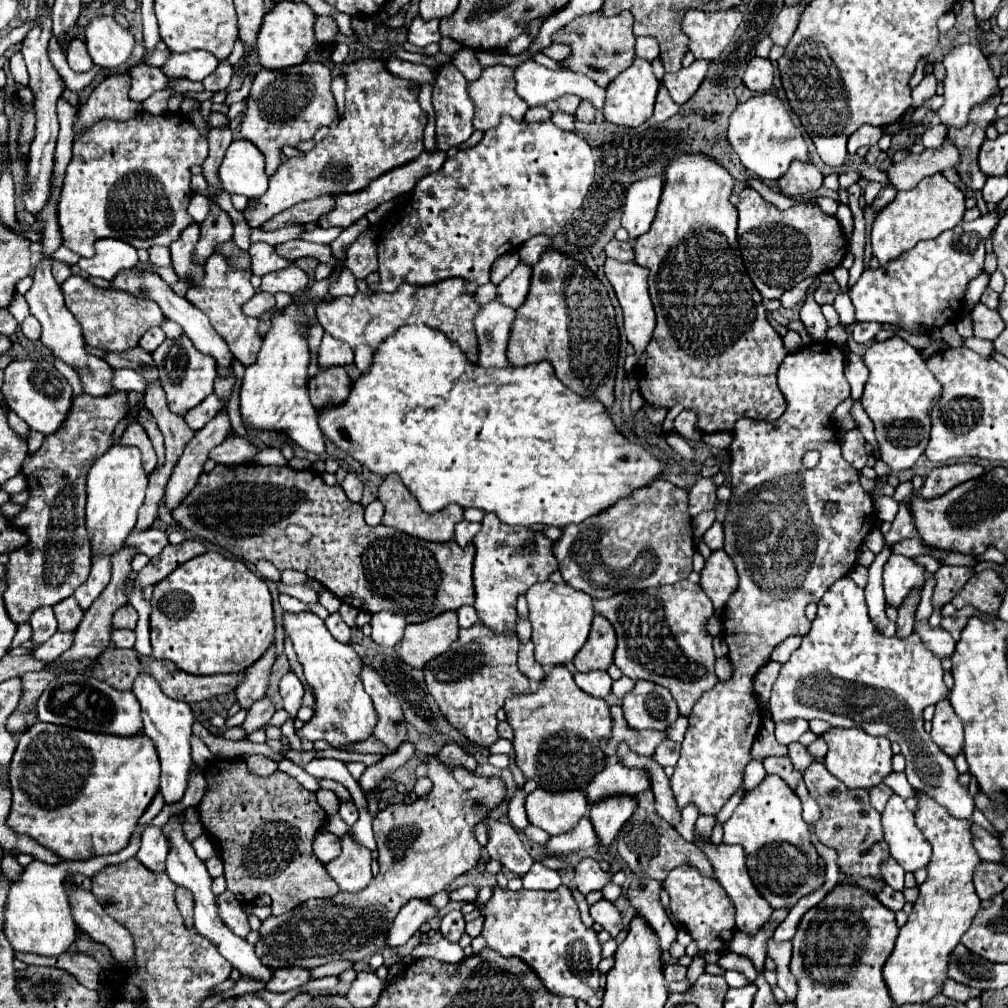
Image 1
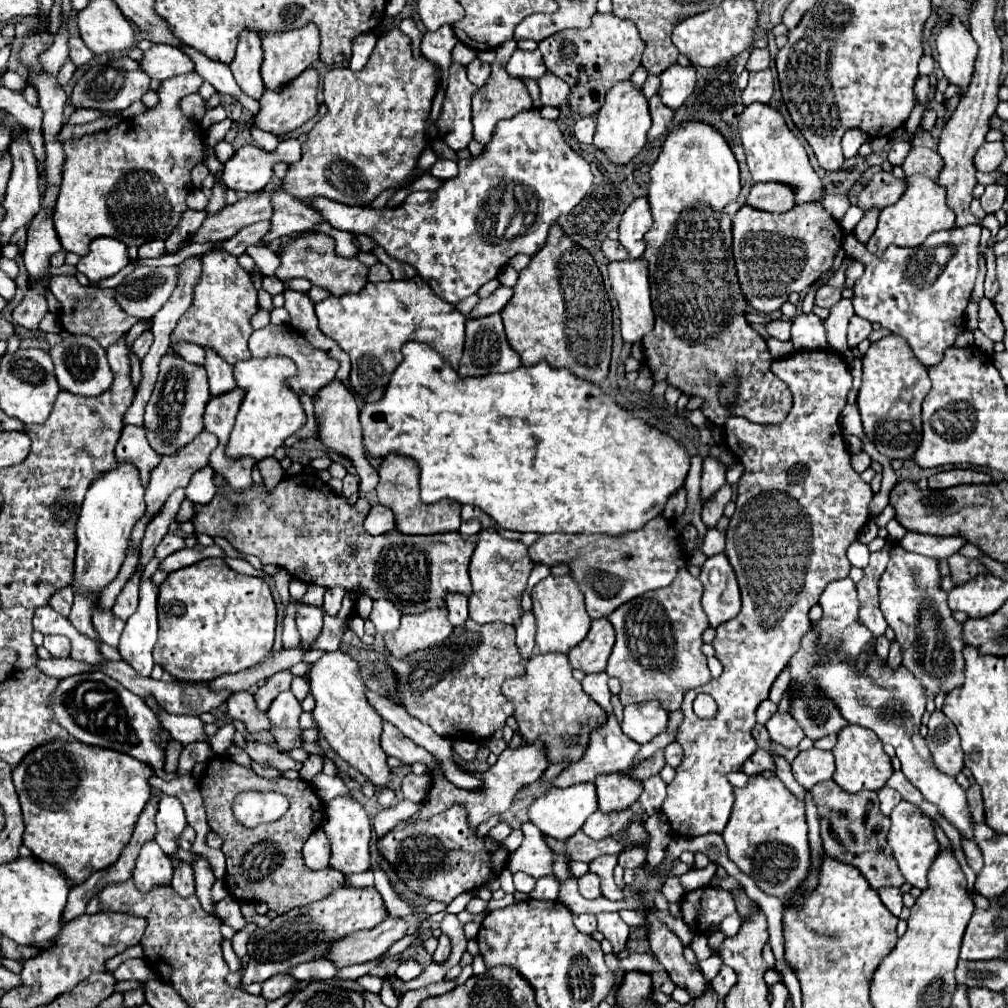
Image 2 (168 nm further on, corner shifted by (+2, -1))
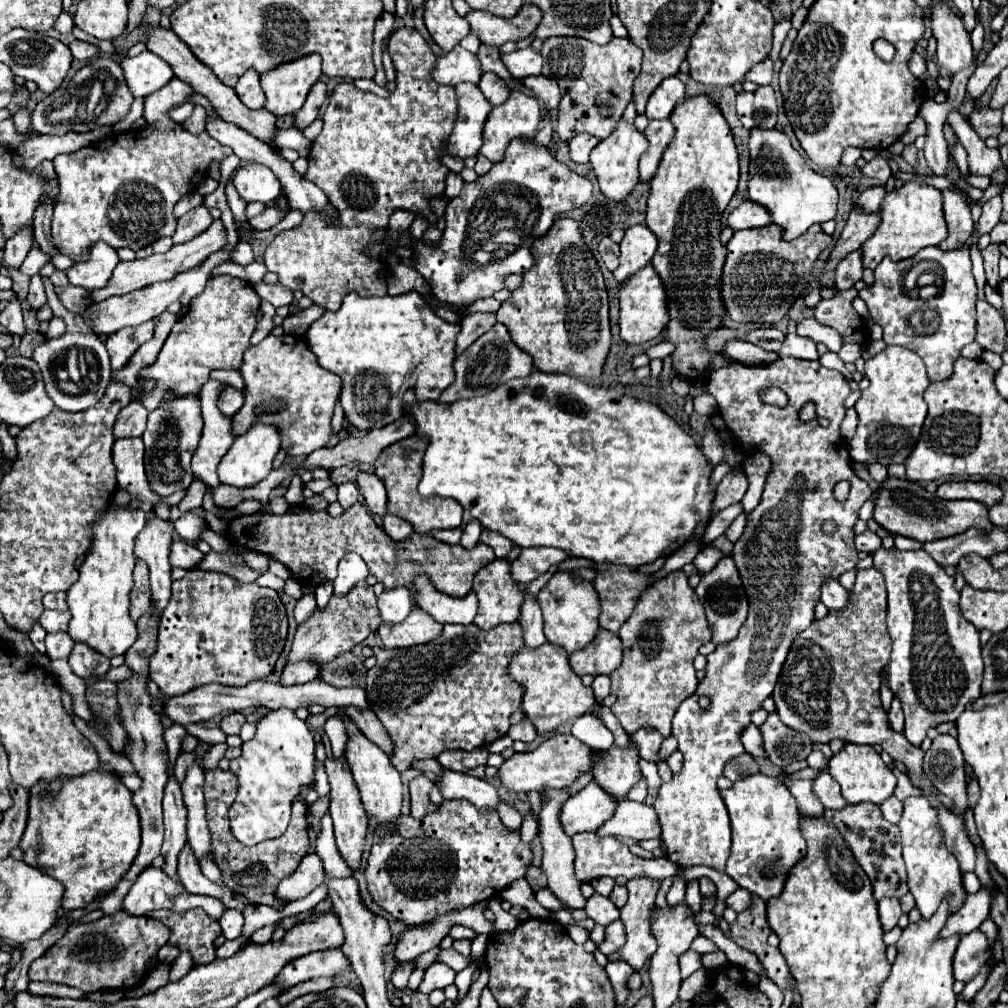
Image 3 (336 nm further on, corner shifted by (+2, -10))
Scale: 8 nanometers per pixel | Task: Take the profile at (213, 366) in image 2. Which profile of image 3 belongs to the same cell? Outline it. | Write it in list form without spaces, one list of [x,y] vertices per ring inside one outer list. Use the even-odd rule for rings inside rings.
[[[223,387],[221,395],[217,397],[217,407],[221,409],[221,413],[225,413],[227,417],[235,415],[243,405],[243,393],[235,387]]]

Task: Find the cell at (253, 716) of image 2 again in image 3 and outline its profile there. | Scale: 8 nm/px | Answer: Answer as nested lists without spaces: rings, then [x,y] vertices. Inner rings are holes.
[[[239,711],[229,713],[229,715],[223,717],[223,721],[221,721],[221,729],[223,729],[227,735],[237,735],[239,729],[241,729],[241,719],[243,719],[243,715],[241,715]]]

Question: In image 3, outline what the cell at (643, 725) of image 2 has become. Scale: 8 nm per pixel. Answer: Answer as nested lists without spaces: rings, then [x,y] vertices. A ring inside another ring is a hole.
[[[641,727],[641,729],[637,729],[629,737],[631,737],[633,745],[637,747],[639,757],[641,759],[647,759],[647,761],[653,761],[657,757],[659,745],[663,743],[663,735],[659,731],[653,731],[651,727]]]

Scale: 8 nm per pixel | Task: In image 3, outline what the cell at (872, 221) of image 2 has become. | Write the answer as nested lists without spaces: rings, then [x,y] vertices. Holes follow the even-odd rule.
[[[861,249],[851,251],[841,263],[837,263],[837,275],[835,275],[835,285],[837,289],[849,289],[853,287],[863,273],[861,265]]]

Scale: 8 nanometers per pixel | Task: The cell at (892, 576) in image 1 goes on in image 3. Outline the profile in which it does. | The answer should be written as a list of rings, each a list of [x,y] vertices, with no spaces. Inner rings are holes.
[[[877,549],[873,553],[875,567],[885,577],[887,587],[887,627],[893,639],[893,651],[889,667],[885,667],[891,691],[901,699],[905,713],[903,735],[919,745],[925,739],[929,727],[945,721],[955,721],[963,709],[981,695],[983,681],[983,659],[979,645],[979,631],[973,623],[965,621],[959,611],[959,593],[953,587],[953,577],[945,573],[925,551],[899,551],[899,549]]]

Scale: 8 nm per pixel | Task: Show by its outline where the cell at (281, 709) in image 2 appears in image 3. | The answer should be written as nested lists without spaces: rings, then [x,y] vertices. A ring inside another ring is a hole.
[[[273,709],[257,725],[251,741],[243,743],[243,755],[231,759],[231,771],[239,779],[239,793],[229,809],[231,831],[243,845],[257,845],[285,833],[291,815],[291,801],[303,785],[311,785],[315,765],[315,741],[305,721],[295,711]]]

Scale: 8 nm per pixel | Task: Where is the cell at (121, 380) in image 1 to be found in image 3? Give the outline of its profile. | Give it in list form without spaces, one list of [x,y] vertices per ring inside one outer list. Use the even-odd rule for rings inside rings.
[[[43,277],[45,293],[47,293],[47,303],[53,309],[53,315],[63,317],[67,323],[67,331],[63,337],[49,339],[43,345],[39,345],[33,353],[33,359],[37,359],[43,381],[47,387],[47,395],[55,401],[57,407],[77,413],[93,407],[105,393],[109,381],[111,381],[111,369],[109,369],[109,355],[105,349],[105,343],[99,339],[99,335],[83,321],[81,315],[75,315],[63,307],[59,301],[53,283],[49,277]]]

